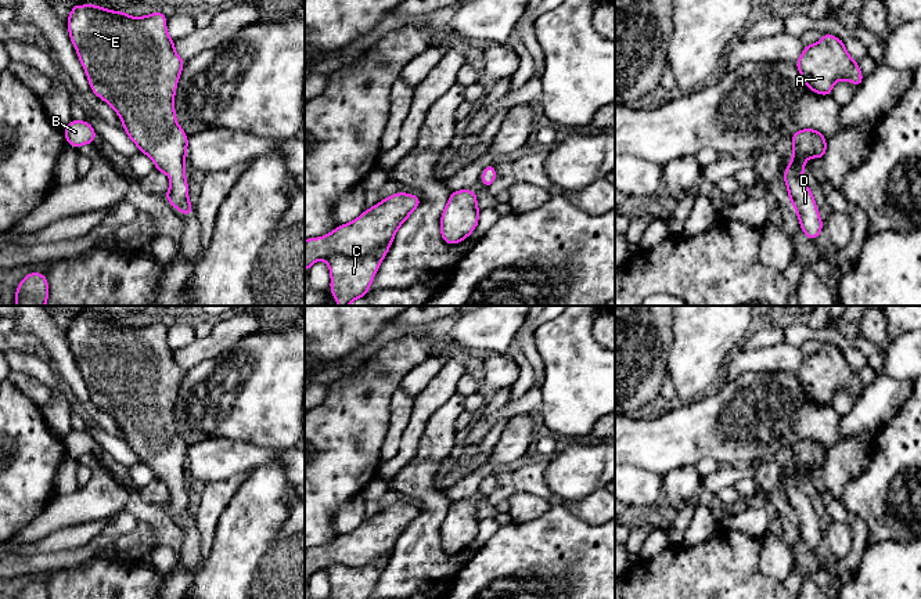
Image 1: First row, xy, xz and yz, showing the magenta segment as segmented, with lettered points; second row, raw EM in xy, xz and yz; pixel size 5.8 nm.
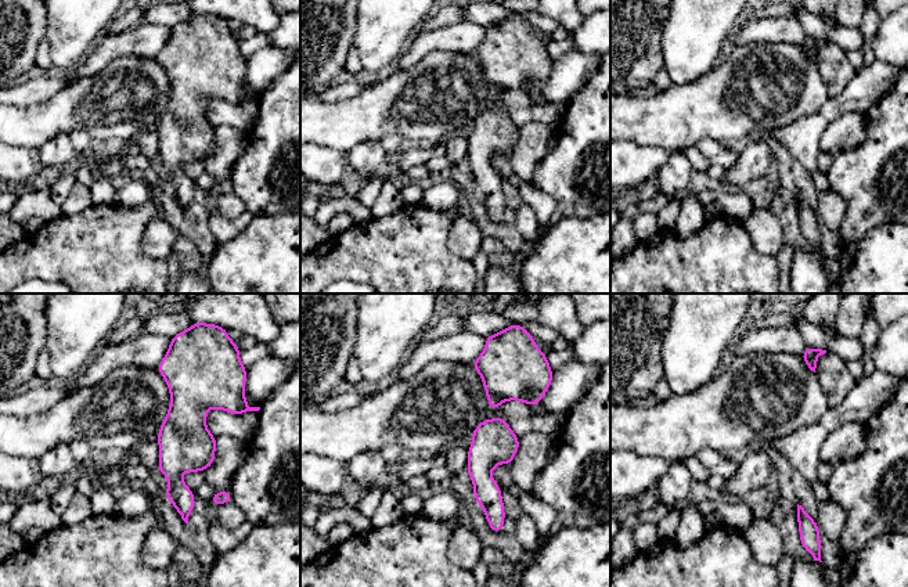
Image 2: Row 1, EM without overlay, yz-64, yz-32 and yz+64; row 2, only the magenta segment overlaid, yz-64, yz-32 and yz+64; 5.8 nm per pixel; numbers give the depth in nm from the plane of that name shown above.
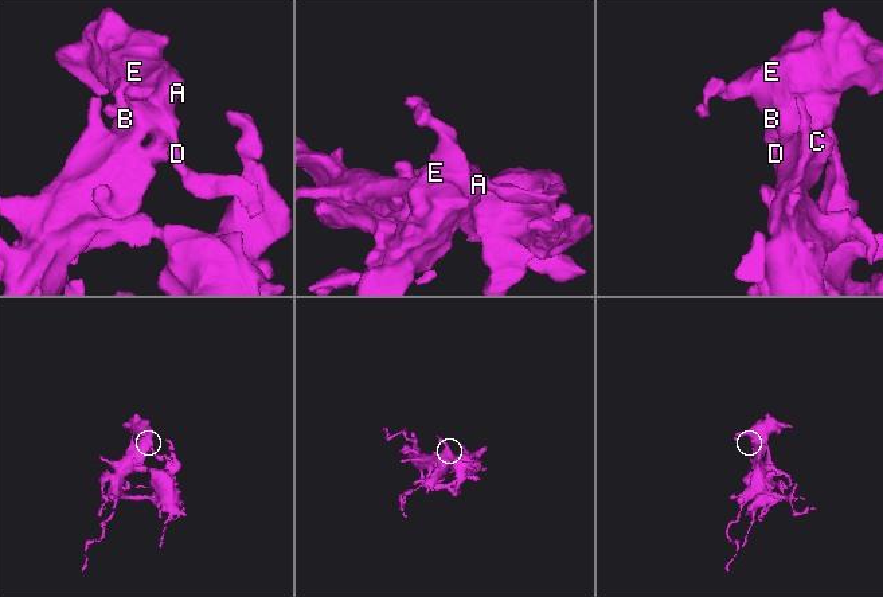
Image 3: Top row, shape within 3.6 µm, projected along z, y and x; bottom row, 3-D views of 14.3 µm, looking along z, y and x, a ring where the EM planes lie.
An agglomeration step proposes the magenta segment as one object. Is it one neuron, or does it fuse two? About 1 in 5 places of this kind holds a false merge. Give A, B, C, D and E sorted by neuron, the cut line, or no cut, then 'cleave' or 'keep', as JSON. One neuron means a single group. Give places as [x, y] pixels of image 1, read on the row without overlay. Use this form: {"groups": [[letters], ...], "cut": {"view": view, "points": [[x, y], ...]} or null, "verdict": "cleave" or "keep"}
{"groups": [["A", "B", "C", "D", "E"]], "cut": null, "verdict": "keep"}

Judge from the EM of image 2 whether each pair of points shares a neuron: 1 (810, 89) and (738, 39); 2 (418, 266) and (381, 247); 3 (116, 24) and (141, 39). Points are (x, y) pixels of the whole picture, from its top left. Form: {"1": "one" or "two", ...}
{"1": "two", "2": "one", "3": "two"}

